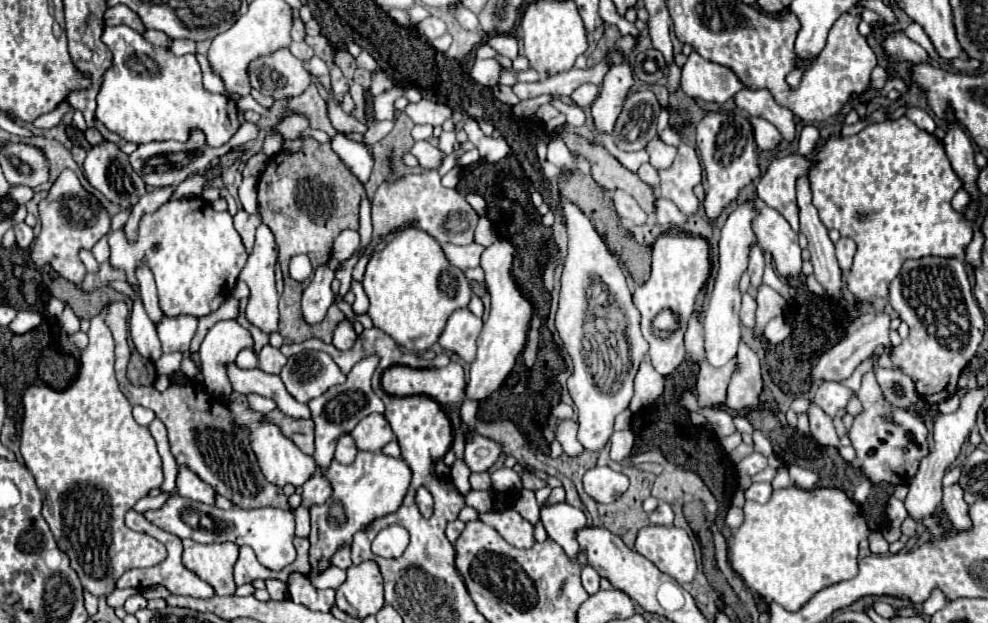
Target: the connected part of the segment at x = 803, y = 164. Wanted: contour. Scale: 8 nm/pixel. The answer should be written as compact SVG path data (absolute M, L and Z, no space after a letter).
M800 154L776 158L770 162L766 174L760 178L756 190L758 198L766 206L778 210L796 232L798 232L798 206L796 206L794 182L798 176L808 174L808 170L810 170L810 160Z

